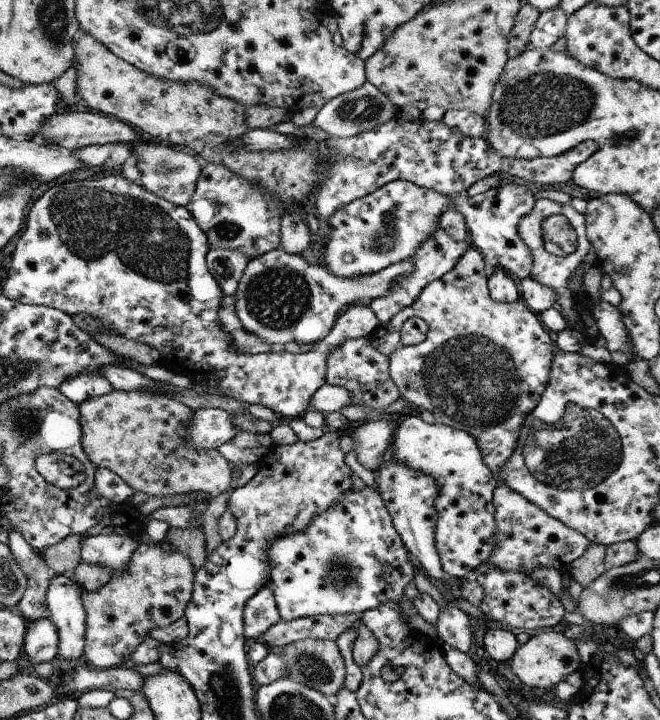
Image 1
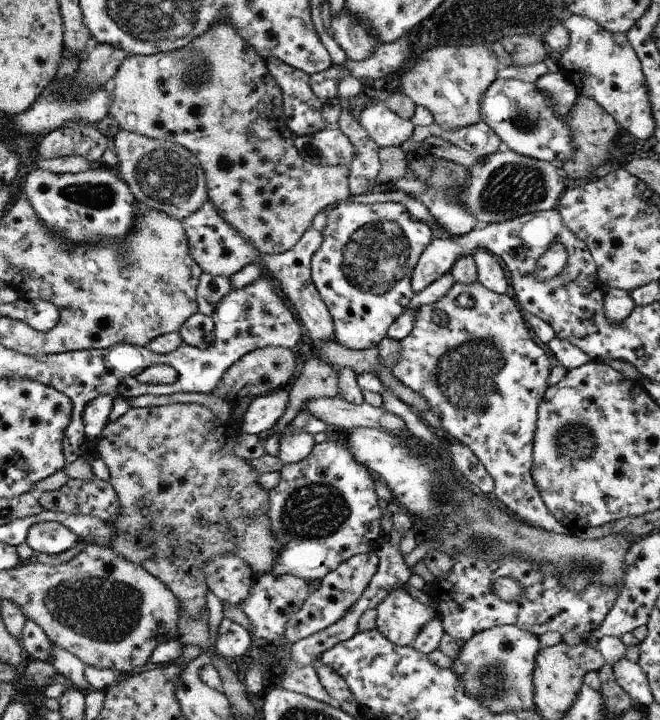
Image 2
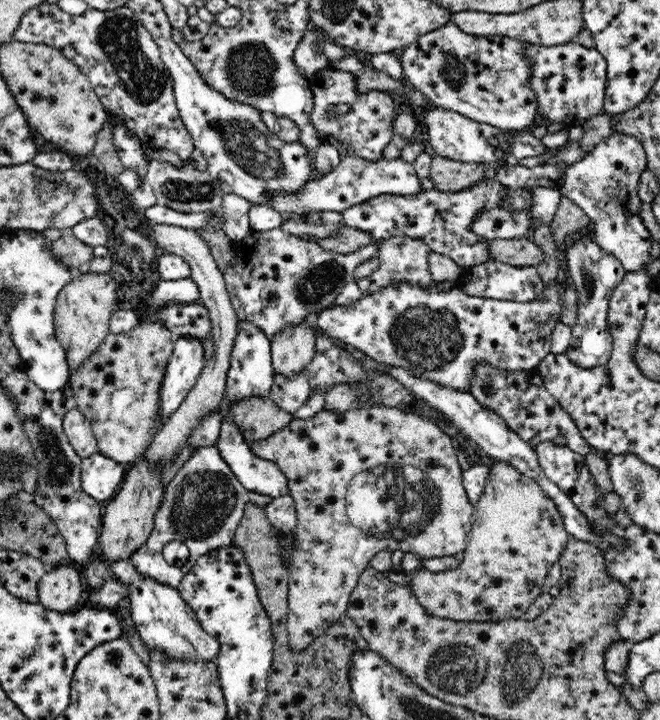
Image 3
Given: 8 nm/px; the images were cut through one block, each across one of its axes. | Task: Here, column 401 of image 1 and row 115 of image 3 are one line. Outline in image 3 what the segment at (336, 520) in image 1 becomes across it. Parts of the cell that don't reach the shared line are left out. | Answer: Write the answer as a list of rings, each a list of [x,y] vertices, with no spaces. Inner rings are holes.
[[[572,40],[551,47],[523,43],[523,47],[531,62],[529,85],[538,97],[539,124],[558,122],[570,129],[605,113],[606,59],[595,46],[588,48]]]

